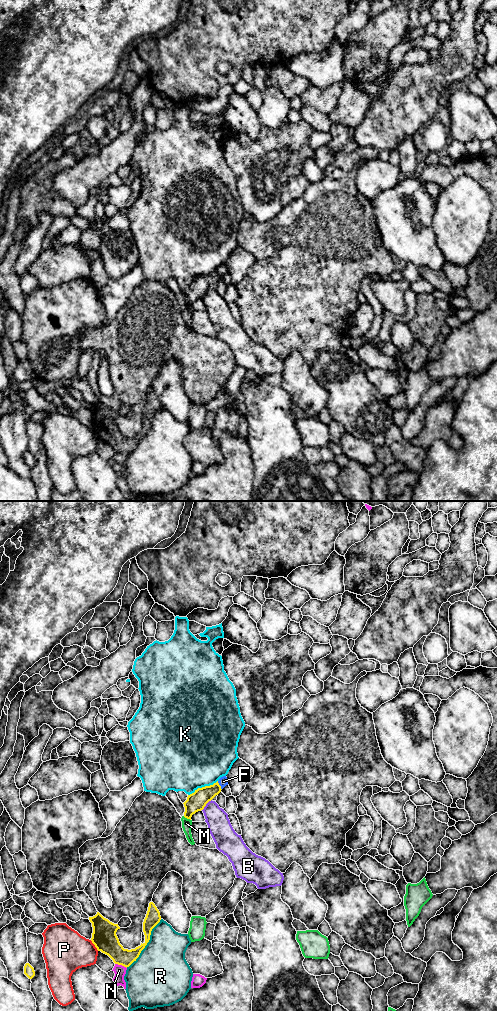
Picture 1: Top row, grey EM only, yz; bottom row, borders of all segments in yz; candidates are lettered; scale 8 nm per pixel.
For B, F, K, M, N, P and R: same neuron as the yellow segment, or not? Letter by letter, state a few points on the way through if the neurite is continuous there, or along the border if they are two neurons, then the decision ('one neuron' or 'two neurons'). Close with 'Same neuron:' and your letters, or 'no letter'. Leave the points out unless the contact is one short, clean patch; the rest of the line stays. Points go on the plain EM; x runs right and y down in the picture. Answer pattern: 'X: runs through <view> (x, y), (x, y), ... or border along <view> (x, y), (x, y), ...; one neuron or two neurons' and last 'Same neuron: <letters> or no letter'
B: border along yz (211, 287), (202, 298); two neurons
F: runs through yz (195, 290), (219, 273), (223, 269); one neuron
K: border along yz (217, 268), (212, 272), (198, 275), (188, 283); two neurons
M: two neurons
N: two neurons
P: two neurons
R: two neurons
Same neuron: F

